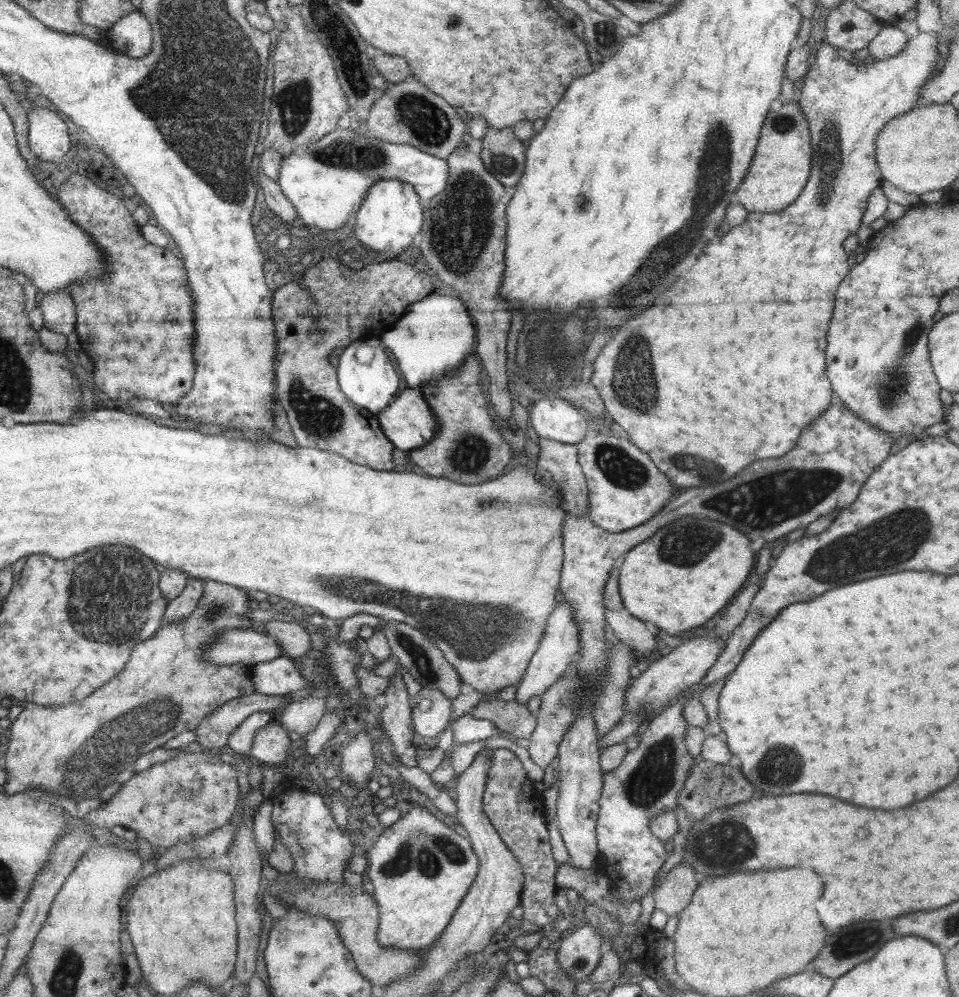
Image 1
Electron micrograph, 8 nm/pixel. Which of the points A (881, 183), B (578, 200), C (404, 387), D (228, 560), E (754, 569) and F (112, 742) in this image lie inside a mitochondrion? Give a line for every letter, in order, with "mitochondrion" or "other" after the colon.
A: other
B: mitochondrion
C: other
D: other
E: other
F: mitochondrion

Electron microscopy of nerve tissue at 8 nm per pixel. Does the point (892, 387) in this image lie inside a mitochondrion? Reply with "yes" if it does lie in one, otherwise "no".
yes

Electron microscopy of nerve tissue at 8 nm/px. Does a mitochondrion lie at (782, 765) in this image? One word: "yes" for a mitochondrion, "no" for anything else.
yes

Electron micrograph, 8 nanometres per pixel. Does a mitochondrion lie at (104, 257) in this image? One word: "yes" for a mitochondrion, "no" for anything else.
no

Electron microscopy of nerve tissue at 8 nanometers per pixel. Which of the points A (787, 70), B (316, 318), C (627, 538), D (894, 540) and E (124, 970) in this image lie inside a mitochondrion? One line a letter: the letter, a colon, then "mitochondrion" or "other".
A: other
B: other
C: other
D: mitochondrion
E: other

